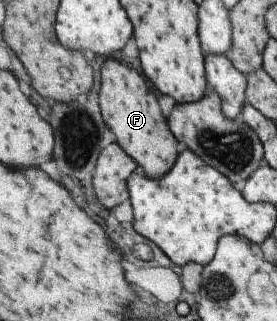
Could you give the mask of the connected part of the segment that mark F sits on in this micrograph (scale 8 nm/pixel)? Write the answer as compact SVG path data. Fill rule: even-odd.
M108 58L102 66L102 86L99 91L99 108L101 116L104 120L102 126L106 130L112 130L112 134L116 136L115 143L136 162L138 166L142 166L146 177L152 180L163 178L174 167L178 154L178 141L170 132L167 118L161 112L158 98L154 96L152 88L148 86L145 76L138 74L134 68L122 66L122 63L116 59Z

